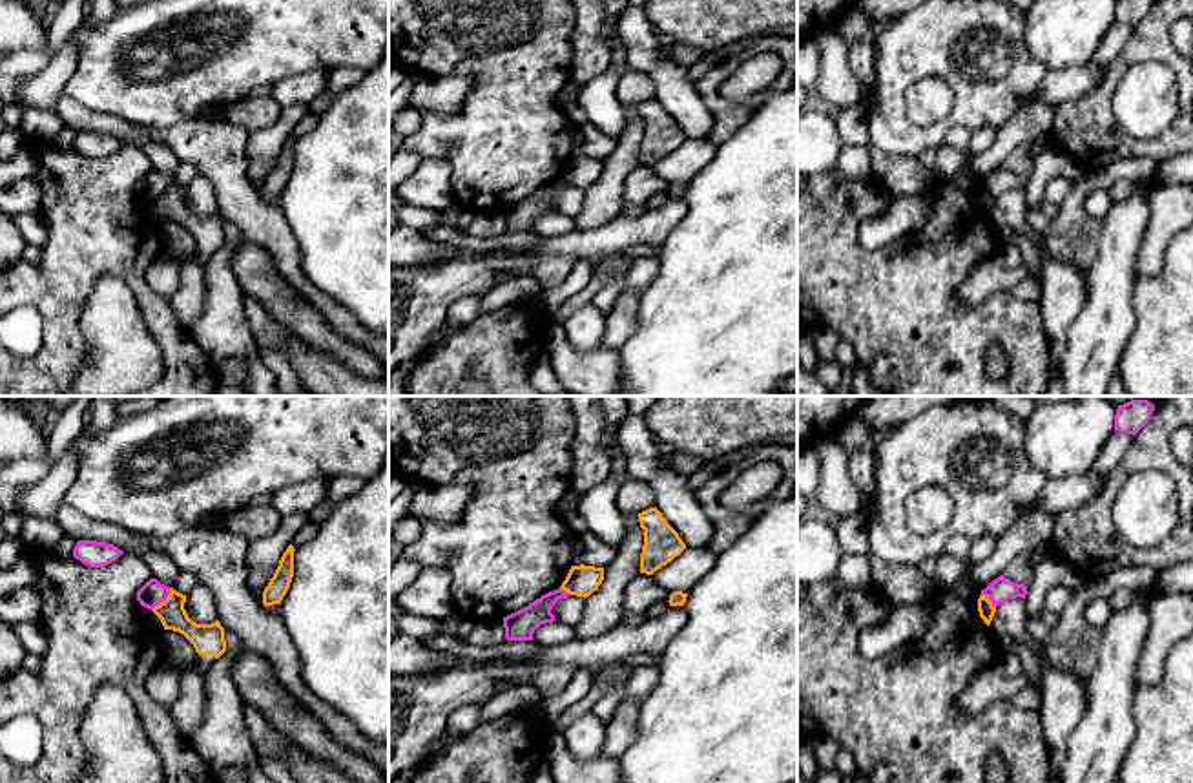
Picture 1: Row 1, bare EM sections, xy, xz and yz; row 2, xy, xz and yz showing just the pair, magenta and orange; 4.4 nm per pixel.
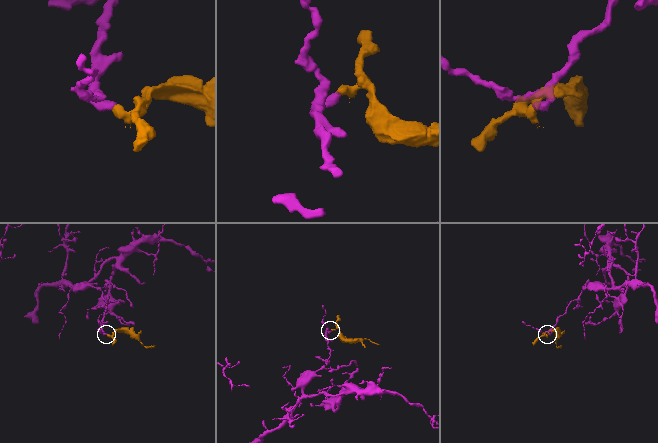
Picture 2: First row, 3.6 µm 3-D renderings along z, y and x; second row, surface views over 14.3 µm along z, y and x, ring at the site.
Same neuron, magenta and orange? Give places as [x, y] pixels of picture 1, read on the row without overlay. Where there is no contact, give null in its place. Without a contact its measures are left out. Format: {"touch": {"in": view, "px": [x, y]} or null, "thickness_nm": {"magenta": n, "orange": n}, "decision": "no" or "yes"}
{"touch": {"in": "xy", "px": [163, 192]}, "thickness_nm": {"magenta": 110, "orange": 130}, "decision": "no"}

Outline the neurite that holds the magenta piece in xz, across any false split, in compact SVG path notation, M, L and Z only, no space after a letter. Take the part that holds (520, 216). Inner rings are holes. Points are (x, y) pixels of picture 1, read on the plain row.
M562 179L549 183L529 197L503 208L507 232L533 232L533 224L540 215L556 212L551 204L558 190L567 190L569 184Z

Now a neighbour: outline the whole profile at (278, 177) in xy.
M290 135L283 144L279 157L270 170L268 177L263 183L263 195L274 197L281 195L283 188L286 186L292 168L294 168L294 137Z

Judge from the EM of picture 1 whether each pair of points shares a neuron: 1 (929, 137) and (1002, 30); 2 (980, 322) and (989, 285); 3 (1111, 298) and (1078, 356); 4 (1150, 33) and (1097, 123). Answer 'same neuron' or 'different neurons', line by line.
1: same neuron
2: different neurons
3: same neuron
4: same neuron

